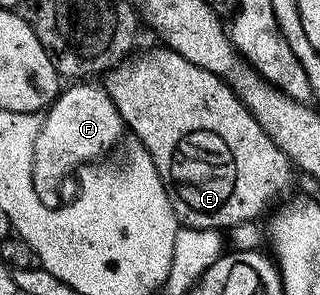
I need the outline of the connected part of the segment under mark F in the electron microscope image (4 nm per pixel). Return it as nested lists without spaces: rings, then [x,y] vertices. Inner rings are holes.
[[[75,82],[64,87],[51,107],[46,109],[43,125],[35,139],[33,150],[33,182],[40,194],[47,191],[74,164],[87,166],[98,161],[125,133],[123,118],[103,86],[92,82]]]

